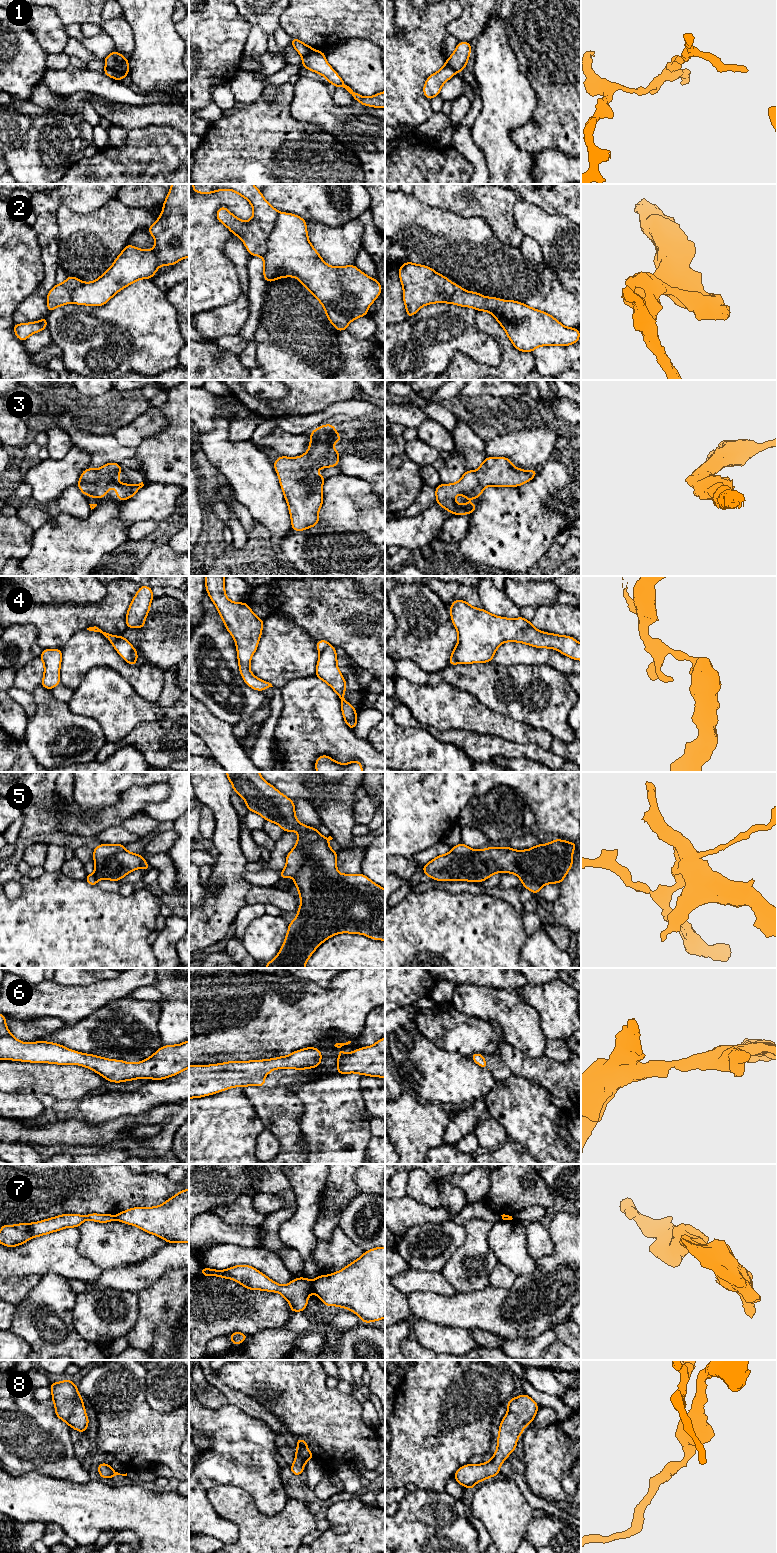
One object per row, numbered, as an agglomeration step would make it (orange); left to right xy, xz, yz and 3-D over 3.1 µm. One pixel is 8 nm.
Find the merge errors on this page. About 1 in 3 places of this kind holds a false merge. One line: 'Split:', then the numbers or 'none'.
Split: 1, 2, 4, 5, 7

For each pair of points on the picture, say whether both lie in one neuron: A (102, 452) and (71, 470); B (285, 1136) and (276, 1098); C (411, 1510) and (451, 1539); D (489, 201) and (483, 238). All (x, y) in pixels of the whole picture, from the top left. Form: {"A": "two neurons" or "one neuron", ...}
{"A": "two neurons", "B": "one neuron", "C": "one neuron", "D": "two neurons"}

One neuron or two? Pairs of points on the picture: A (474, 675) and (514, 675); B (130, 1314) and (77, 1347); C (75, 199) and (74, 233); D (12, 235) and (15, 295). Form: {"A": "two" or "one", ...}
{"A": "one", "B": "two", "C": "two", "D": "one"}

